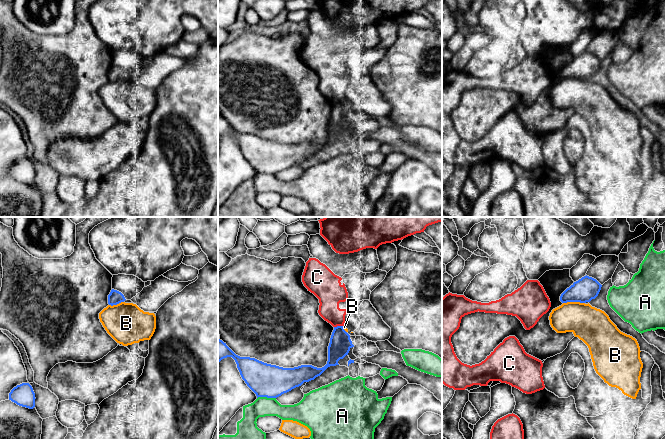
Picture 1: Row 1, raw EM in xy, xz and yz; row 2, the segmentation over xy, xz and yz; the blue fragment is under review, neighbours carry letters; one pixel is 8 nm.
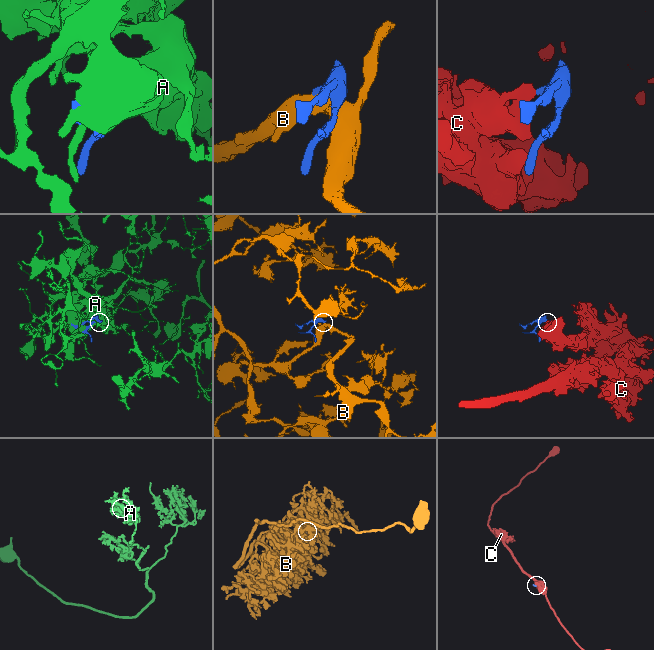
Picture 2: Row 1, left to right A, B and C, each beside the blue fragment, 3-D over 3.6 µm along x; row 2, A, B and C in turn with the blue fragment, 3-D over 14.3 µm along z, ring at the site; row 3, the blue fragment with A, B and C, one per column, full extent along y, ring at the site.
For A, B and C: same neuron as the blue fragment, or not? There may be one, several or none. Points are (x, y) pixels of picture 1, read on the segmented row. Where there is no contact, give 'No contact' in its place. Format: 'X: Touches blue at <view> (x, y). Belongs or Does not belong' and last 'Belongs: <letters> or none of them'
A: Touches blue at xz (266, 396). Does not belong
B: Touches blue at yz (573, 301). Does not belong
C: Touches blue at xz (338, 326). Does not belong
Belongs: none of them

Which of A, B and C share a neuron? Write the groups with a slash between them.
A / B / C

